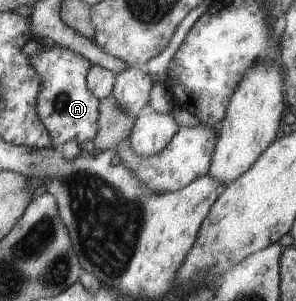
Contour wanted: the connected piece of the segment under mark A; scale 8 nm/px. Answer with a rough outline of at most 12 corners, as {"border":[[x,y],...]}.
{"border":[[50,46],[29,57],[37,114],[54,147],[93,141],[99,100],[83,55]]}

